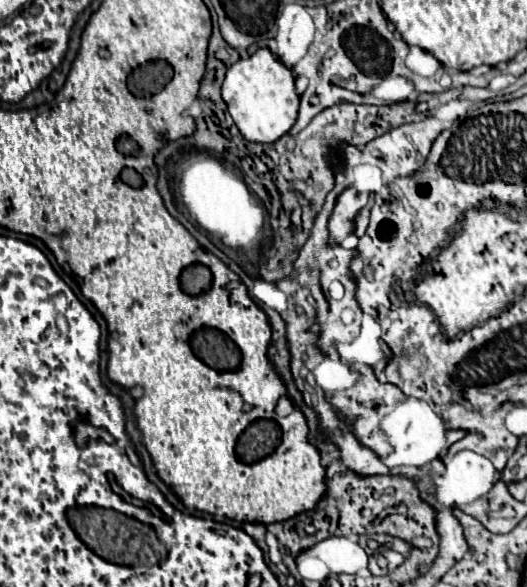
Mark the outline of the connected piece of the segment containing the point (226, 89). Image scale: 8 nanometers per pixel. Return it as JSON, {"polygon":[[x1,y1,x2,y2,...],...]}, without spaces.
{"polygon":[[261,48,247,60,229,66,223,80,223,100,227,102,235,126,249,142,277,142,297,120,299,96,295,94,295,76,269,48]]}

